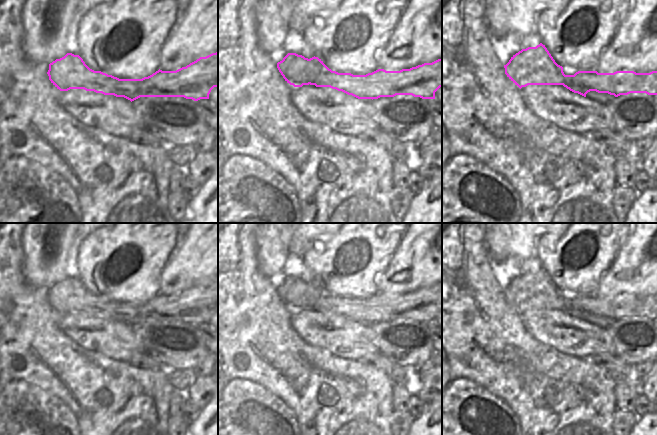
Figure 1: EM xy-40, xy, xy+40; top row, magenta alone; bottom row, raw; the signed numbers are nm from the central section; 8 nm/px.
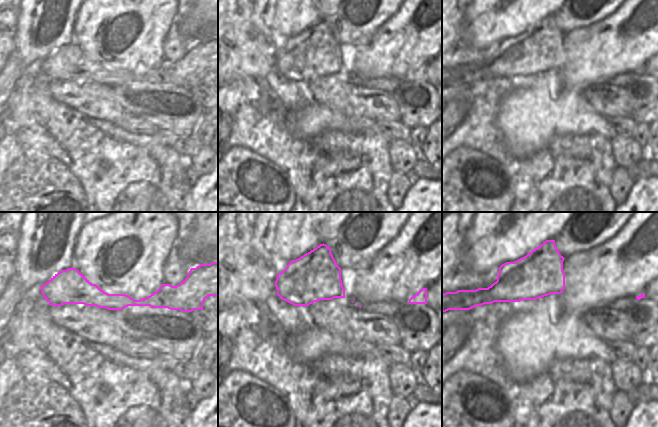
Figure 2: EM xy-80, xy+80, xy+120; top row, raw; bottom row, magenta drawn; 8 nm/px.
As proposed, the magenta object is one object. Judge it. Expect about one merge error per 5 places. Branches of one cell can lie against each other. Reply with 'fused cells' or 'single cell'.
fused cells

